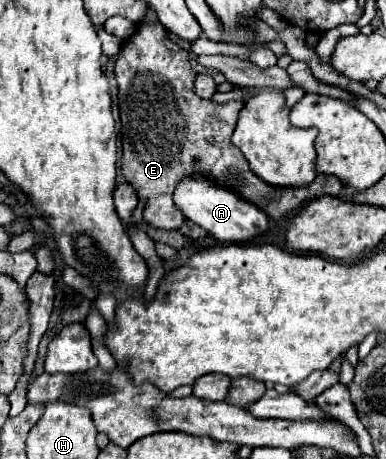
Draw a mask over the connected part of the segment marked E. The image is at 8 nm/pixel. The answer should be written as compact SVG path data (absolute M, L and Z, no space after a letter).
M141 24L123 44L115 64L119 116L123 126L121 174L135 188L137 198L145 202L143 218L147 224L159 230L179 230L185 218L173 202L173 192L183 178L199 174L209 182L239 194L273 220L279 220L325 194L341 194L341 182L327 174L317 174L315 180L303 188L277 188L263 182L249 168L243 152L231 144L231 134L243 102L217 104L213 100L201 100L193 90L195 76L197 72L189 64L189 54L167 38L167 30L161 24Z

